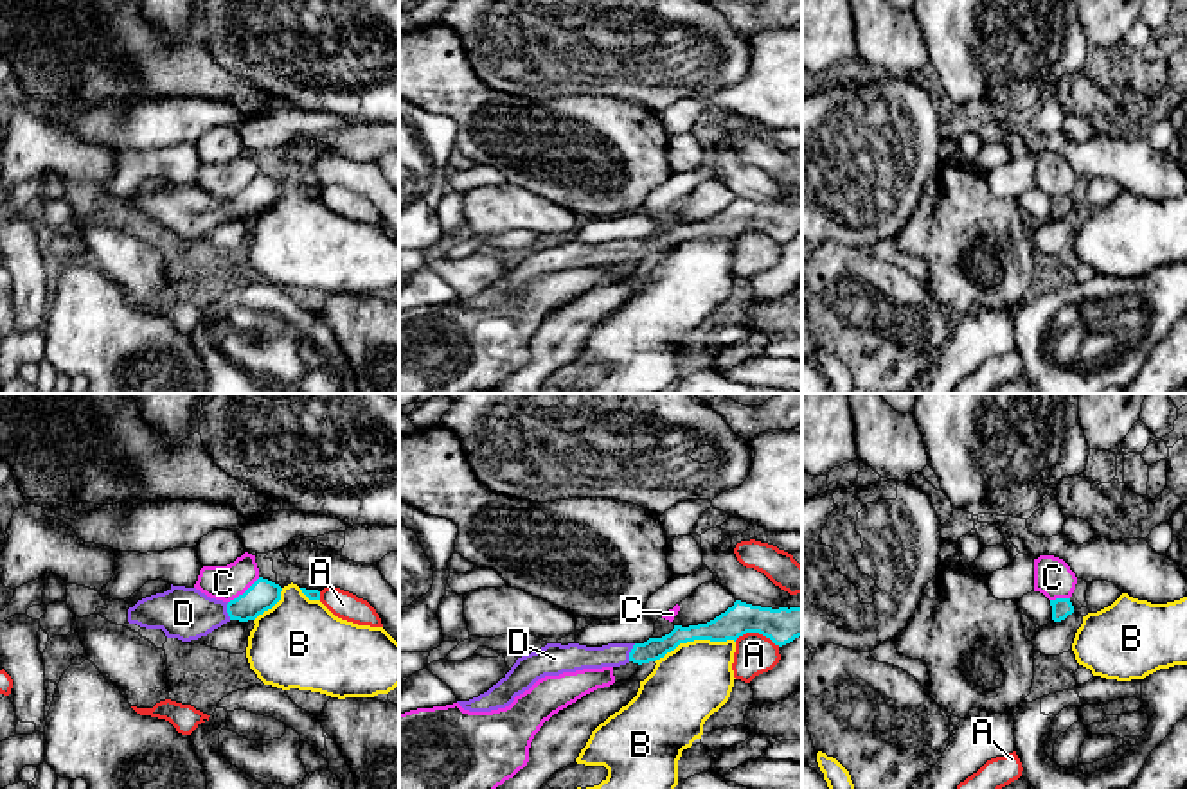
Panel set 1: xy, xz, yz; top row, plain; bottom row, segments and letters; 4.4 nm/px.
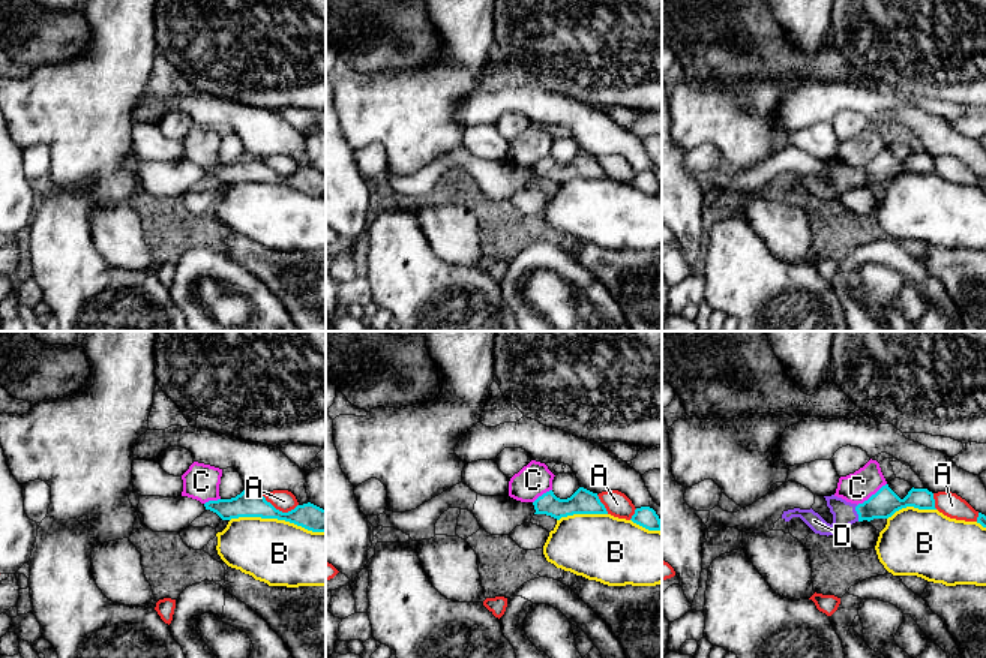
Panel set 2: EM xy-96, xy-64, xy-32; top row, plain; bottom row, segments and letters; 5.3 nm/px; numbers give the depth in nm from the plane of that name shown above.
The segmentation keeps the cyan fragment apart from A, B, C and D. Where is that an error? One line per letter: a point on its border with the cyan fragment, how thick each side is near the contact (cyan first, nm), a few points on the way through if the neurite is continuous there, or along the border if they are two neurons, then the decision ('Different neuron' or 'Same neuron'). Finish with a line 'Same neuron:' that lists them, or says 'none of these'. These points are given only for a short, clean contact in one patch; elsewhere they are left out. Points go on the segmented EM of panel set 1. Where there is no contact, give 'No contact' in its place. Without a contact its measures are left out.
A: Touches cyan at xz (758, 631). Thickness 160 nm (cyan) against 180 nm. Boundary: xz (734, 640), (747, 633), (761, 633), (779, 646). Different neuron
B: Touches cyan at xz (695, 638). Thickness 140 nm (cyan) against 340 nm. Different neuron
C: Touches cyan at xy (245, 592). Thickness 140 nm (cyan) against 160 nm. Boundary: xy (259, 577), (229, 602). Different neuron
D: Touches cyan at xy (227, 611). Thickness 140 nm (cyan) against 240 nm. Path across: xy (263, 593), (249, 606), (227, 611), (186, 613). Same neuron
Same neuron: D

